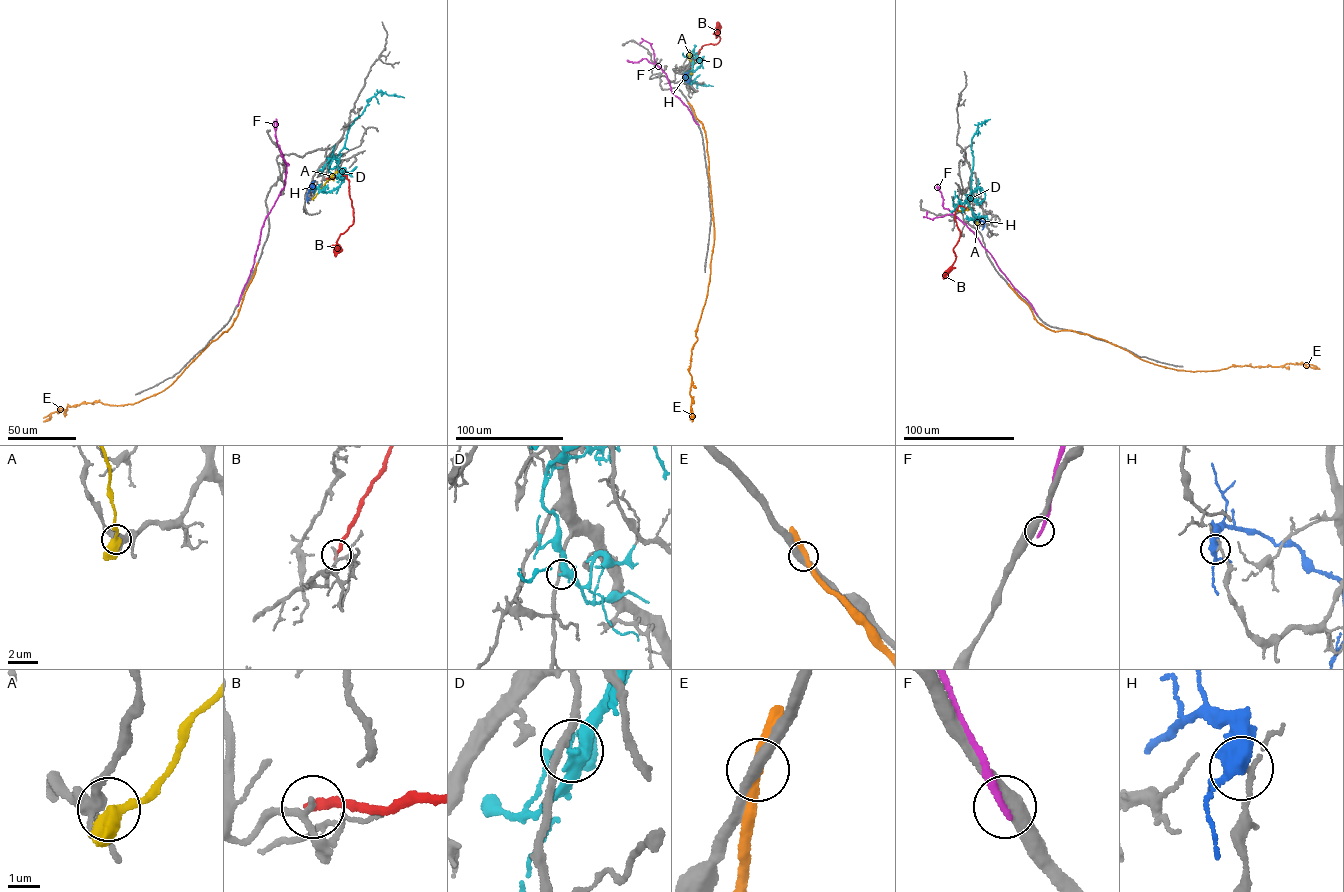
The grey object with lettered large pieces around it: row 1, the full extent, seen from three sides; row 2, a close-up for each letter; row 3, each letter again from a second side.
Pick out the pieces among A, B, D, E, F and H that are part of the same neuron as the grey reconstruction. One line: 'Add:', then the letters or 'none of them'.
Add: none of them

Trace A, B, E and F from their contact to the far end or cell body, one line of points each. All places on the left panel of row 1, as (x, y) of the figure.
A: (313, 198), (337, 171)
B: (326, 178), (346, 175), (353, 209), (353, 223), (340, 235), (335, 256)
E: (256, 265), (231, 326), (164, 390), (132, 404), (98, 401), (59, 408), (43, 421)
F: (237, 305), (254, 262), (263, 225), (285, 183), (286, 167), (276, 142), (276, 119)

